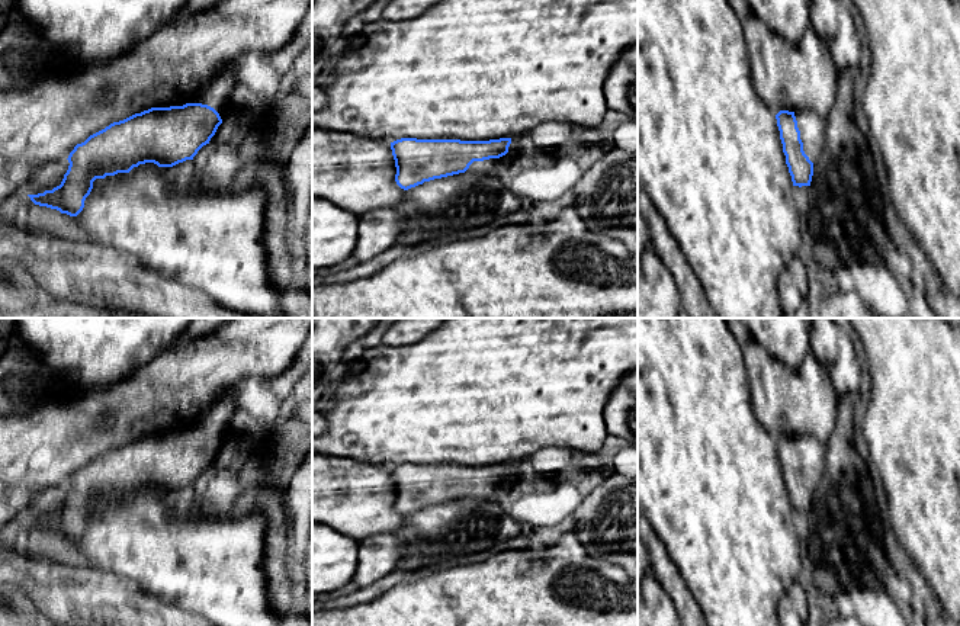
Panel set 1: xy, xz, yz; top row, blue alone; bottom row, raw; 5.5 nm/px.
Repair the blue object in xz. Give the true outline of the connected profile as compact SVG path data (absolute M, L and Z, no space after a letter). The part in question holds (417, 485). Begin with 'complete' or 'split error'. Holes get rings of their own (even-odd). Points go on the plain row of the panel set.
split error; M401 463L391 468L396 510L408 516L459 498L492 500L511 463L489 466Z

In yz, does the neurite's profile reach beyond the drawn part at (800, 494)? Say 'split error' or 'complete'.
split error

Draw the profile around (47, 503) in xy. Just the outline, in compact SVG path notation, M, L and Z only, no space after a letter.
M68 485L39 492L26 510L25 520L38 520L60 511L68 495Z

